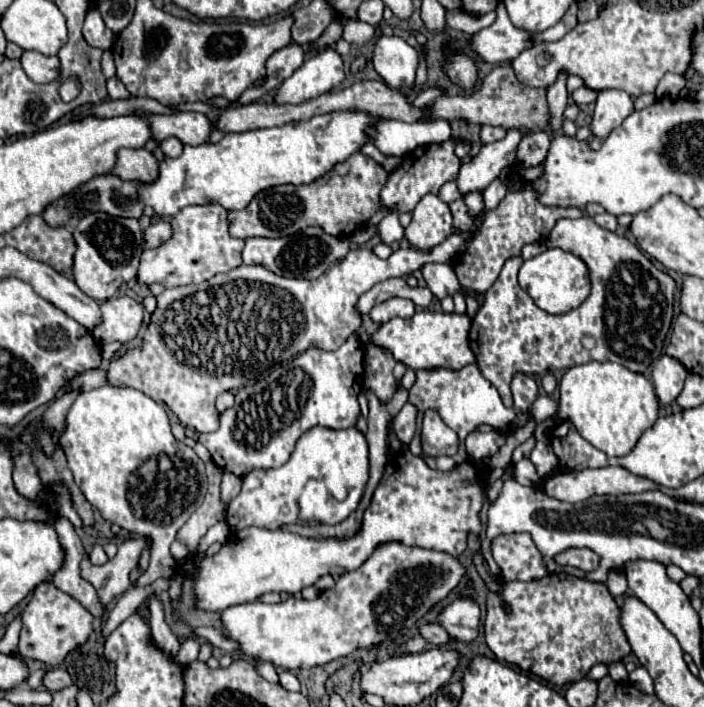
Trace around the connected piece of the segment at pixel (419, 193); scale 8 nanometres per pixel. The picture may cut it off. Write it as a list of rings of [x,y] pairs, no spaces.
[[[452,139],[438,143],[438,145],[436,143],[426,145],[424,149],[414,149],[414,153],[404,155],[402,163],[404,165],[400,165],[396,171],[390,173],[388,183],[382,189],[382,205],[386,205],[388,209],[398,207],[400,213],[414,211],[420,197],[424,197],[426,193],[438,193],[438,189],[446,181],[458,177],[458,169],[460,169],[460,159],[454,155],[454,141]]]

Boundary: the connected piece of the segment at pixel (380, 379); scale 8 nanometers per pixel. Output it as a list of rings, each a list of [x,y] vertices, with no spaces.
[[[370,345],[364,353],[364,387],[370,389],[382,403],[388,403],[396,391],[392,375],[396,361],[382,347]]]

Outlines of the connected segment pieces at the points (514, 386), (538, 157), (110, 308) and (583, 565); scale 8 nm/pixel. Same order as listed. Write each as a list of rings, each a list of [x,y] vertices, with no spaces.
[[[516,373],[516,377],[512,377],[510,389],[512,389],[514,399],[528,399],[528,395],[530,395],[530,399],[534,399],[536,391],[538,391],[534,379],[524,373]]]
[[[544,131],[526,133],[520,139],[520,145],[516,149],[516,161],[520,161],[524,167],[534,167],[538,161],[542,161],[550,147],[550,135]]]
[[[116,297],[108,299],[100,305],[102,321],[92,329],[92,337],[98,345],[106,343],[126,343],[138,335],[138,329],[142,325],[144,307],[134,301],[132,297]]]
[[[566,549],[564,553],[556,555],[558,565],[572,565],[582,571],[592,571],[598,567],[598,557],[590,549]]]

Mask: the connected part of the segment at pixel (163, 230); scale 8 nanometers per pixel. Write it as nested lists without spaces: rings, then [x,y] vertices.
[[[158,221],[152,223],[146,231],[144,231],[144,247],[160,247],[162,243],[166,243],[172,237],[172,227],[168,221]]]

